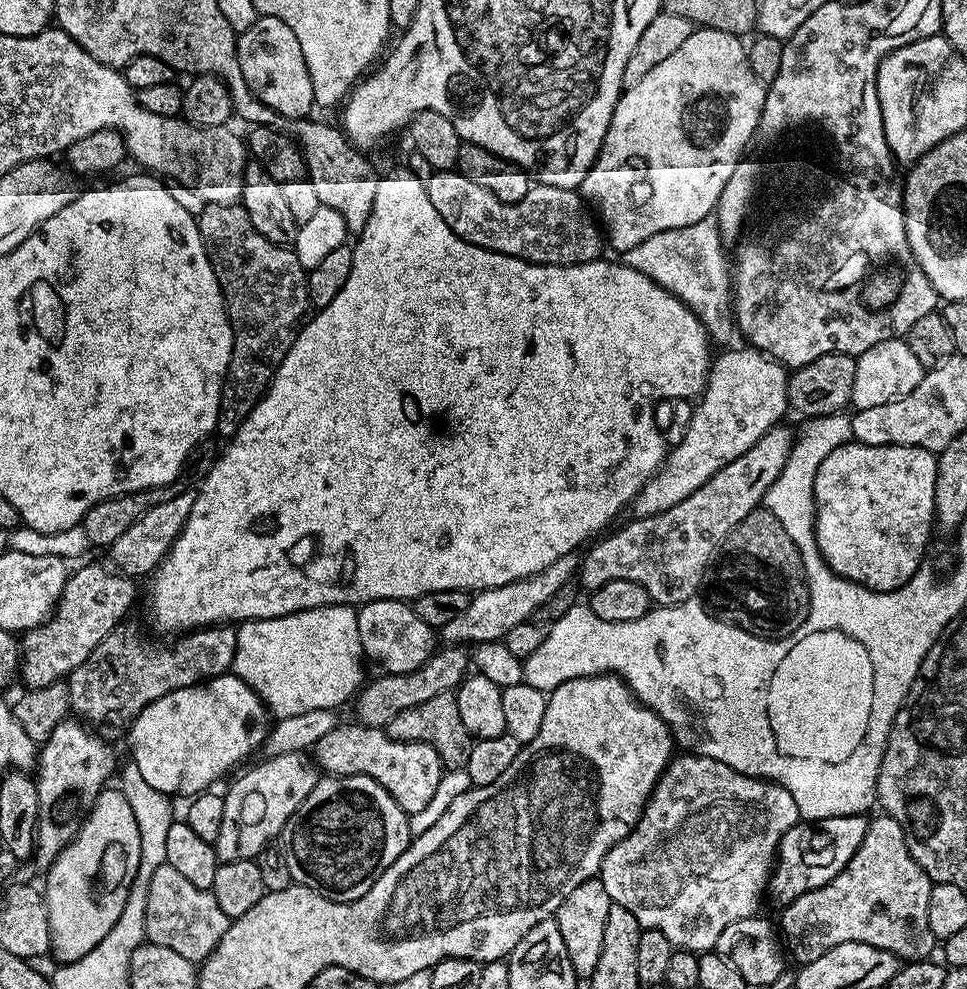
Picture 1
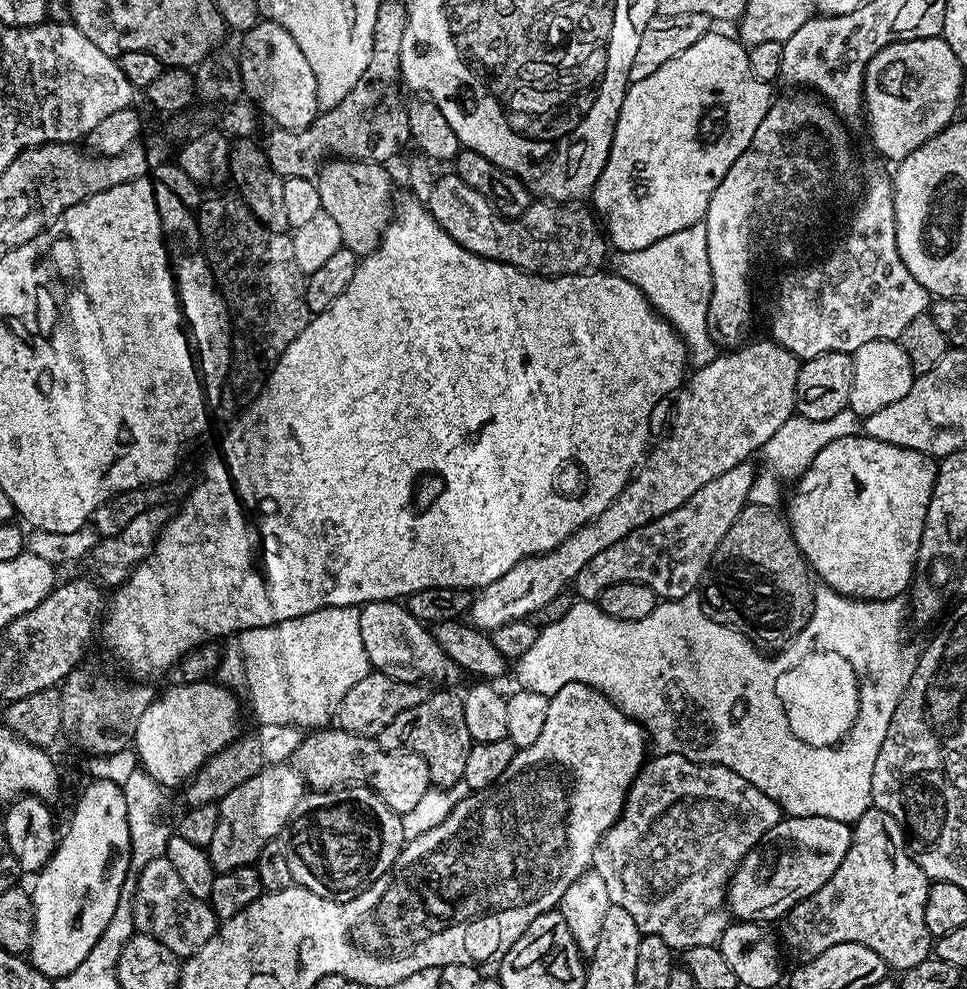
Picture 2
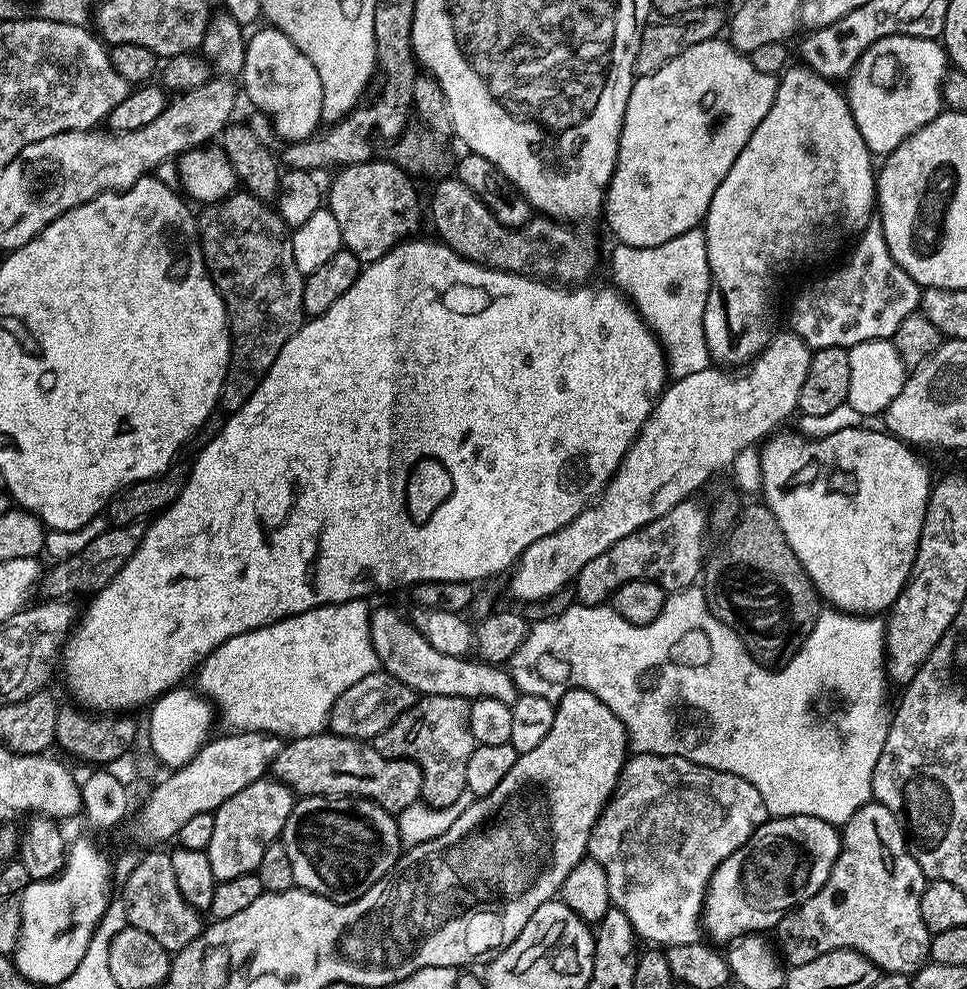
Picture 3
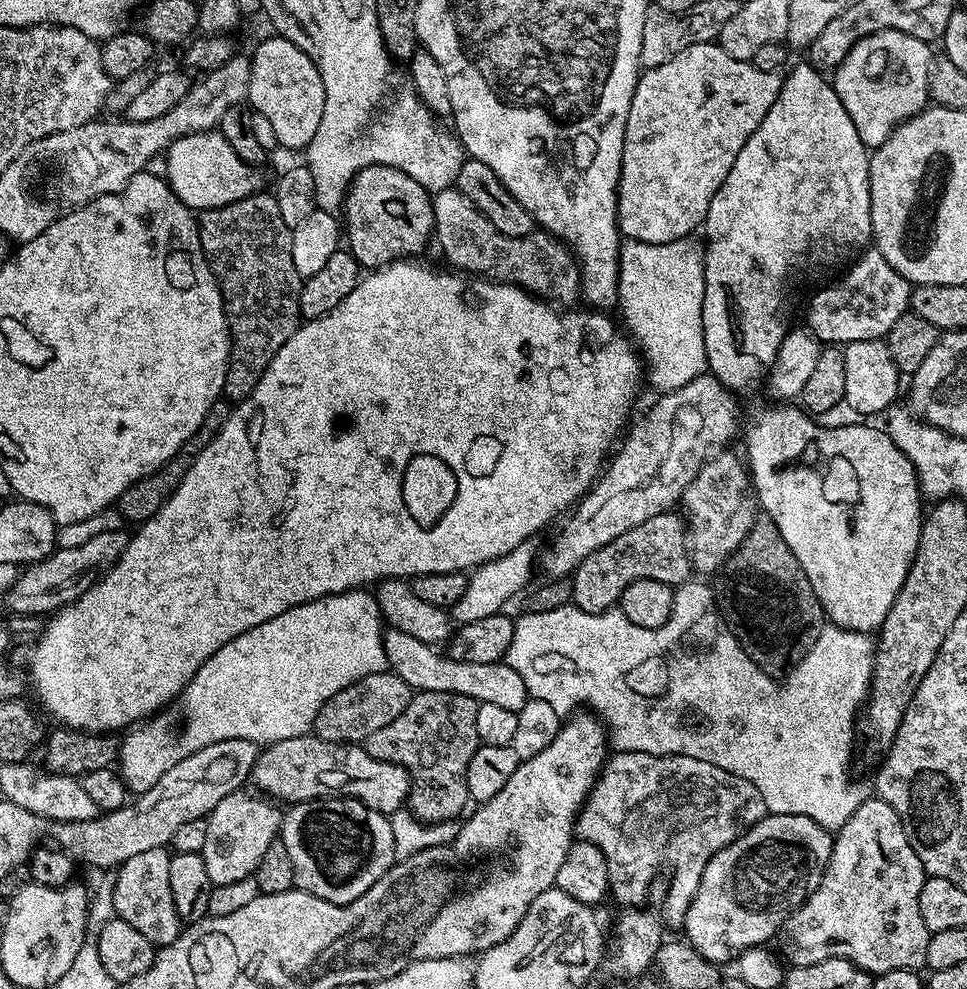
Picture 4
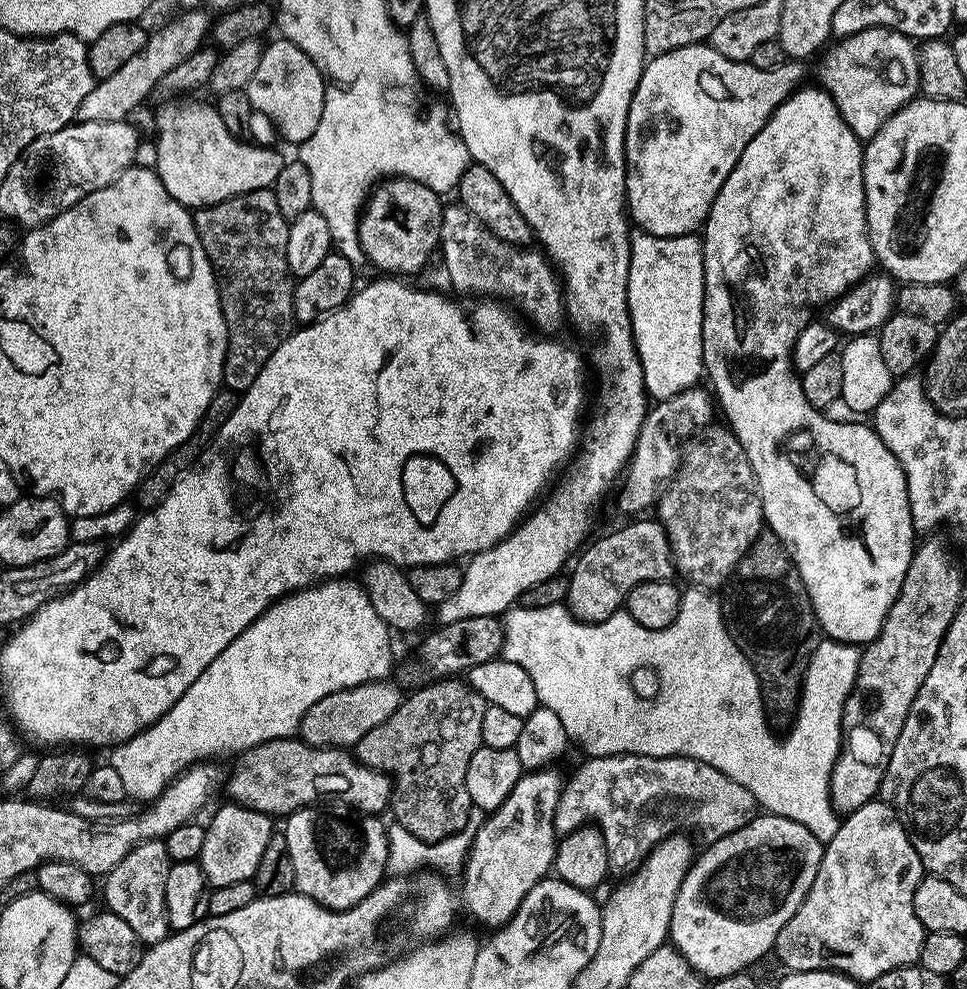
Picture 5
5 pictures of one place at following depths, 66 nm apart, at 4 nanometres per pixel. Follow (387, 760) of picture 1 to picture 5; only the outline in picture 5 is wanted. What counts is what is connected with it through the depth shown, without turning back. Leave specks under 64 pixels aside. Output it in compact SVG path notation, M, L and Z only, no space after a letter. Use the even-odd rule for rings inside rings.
M299 738L268 740L257 748L239 753L236 765L226 776L226 792L235 803L264 812L273 818L287 818L299 808L311 808L317 802L335 802L358 812L380 814L392 803L392 782L385 773L368 768L351 751L342 748L315 748Z

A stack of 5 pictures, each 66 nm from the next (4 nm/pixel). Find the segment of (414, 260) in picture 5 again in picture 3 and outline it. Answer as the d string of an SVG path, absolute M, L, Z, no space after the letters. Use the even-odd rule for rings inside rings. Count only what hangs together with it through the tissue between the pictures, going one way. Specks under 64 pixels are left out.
M373 158L361 164L343 165L335 173L337 176L333 178L332 185L327 185L326 188L326 206L334 214L338 230L342 230L342 245L364 266L382 258L397 244L415 237L419 233L416 231L420 228L420 196L412 185L413 177L391 159L380 159Z

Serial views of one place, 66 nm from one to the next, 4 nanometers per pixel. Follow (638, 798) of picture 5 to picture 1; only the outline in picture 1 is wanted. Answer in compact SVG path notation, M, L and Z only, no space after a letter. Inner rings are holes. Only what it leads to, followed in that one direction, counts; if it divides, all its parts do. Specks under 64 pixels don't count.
M680 754L669 760L664 768L664 773L660 776L660 781L654 786L648 805L644 807L640 821L632 829L631 834L624 839L624 843L618 844L612 849L611 859L613 861L615 859L620 860L617 862L616 868L612 865L612 862L605 863L602 869L603 875L599 879L602 886L606 886L606 894L610 894L612 903L618 906L626 906L626 910L630 910L630 914L634 914L634 918L638 918L641 929L662 930L662 934L666 934L666 938L670 938L673 949L684 948L687 952L697 954L711 952L715 949L722 930L726 930L726 926L755 916L761 911L759 909L760 895L766 892L766 885L769 883L774 861L778 855L780 839L795 824L801 823L801 820L800 811L790 794L790 790L786 790L780 784L774 784L771 780L760 780L757 776L747 776L738 770L730 770L730 766L726 766L726 762L718 762L714 758ZM656 840L660 840L660 860L656 860Z

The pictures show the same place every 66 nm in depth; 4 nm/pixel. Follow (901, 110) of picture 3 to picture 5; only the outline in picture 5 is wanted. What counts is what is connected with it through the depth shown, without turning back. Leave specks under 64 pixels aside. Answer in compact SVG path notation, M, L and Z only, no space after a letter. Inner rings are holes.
M867 28L834 44L823 53L819 87L830 94L854 135L861 142L870 141L899 108L917 99L920 92L917 45L913 37L892 28Z

